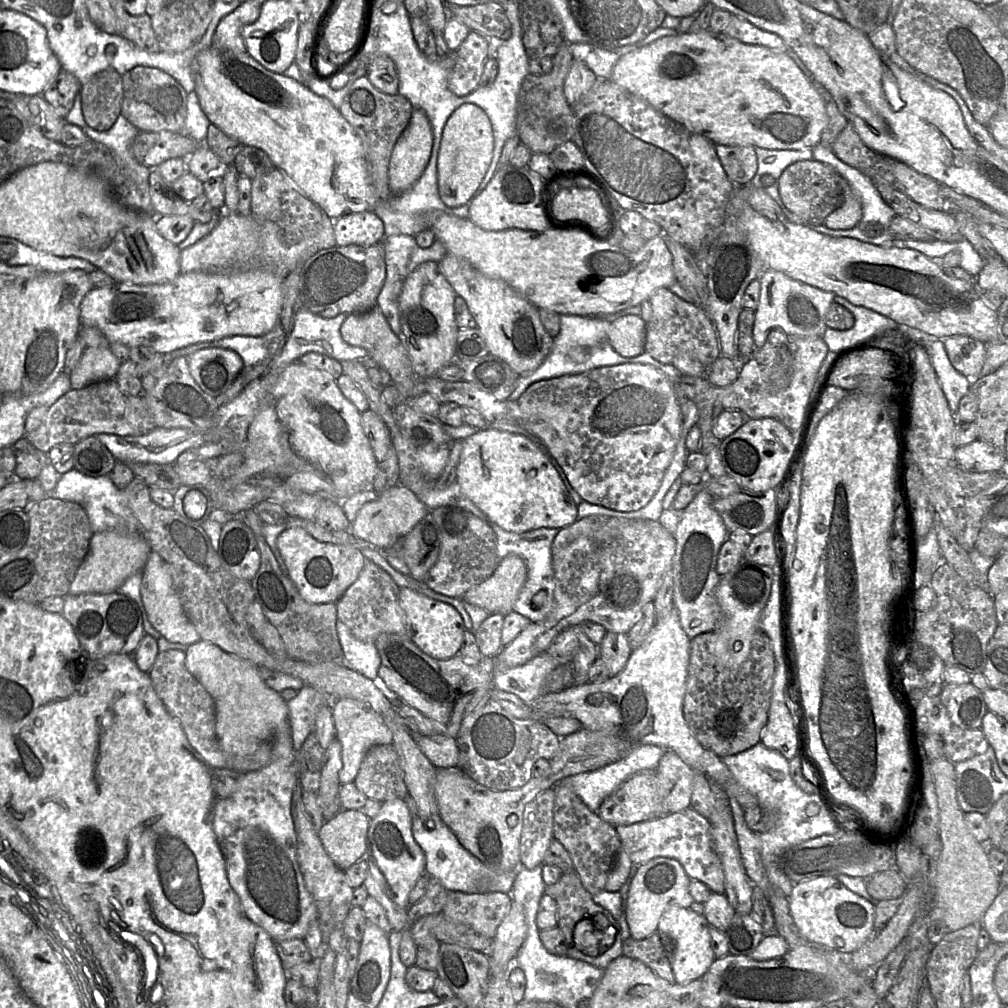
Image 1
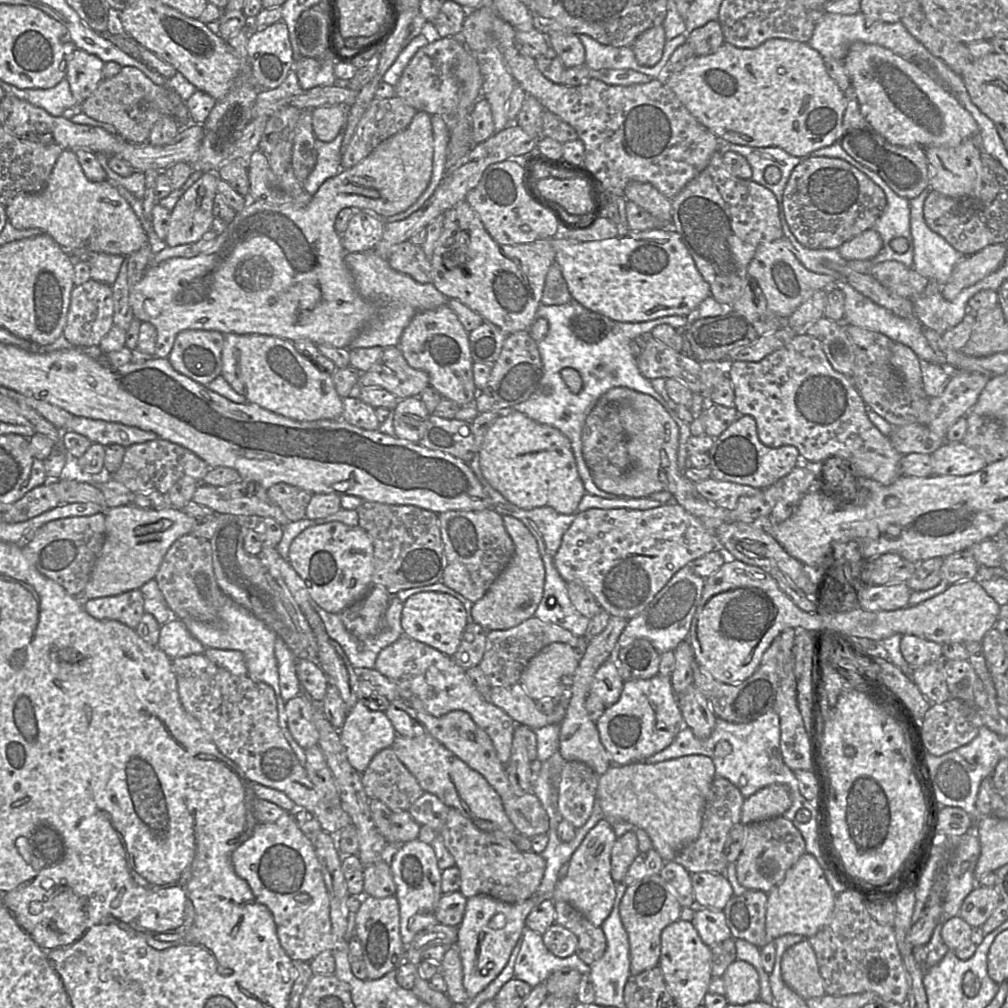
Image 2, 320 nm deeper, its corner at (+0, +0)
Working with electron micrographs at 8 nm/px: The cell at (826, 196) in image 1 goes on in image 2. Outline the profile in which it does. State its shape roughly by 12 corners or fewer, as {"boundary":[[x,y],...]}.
{"boundary":[[807,157],[782,205],[812,250],[872,229],[886,196],[841,159]]}

